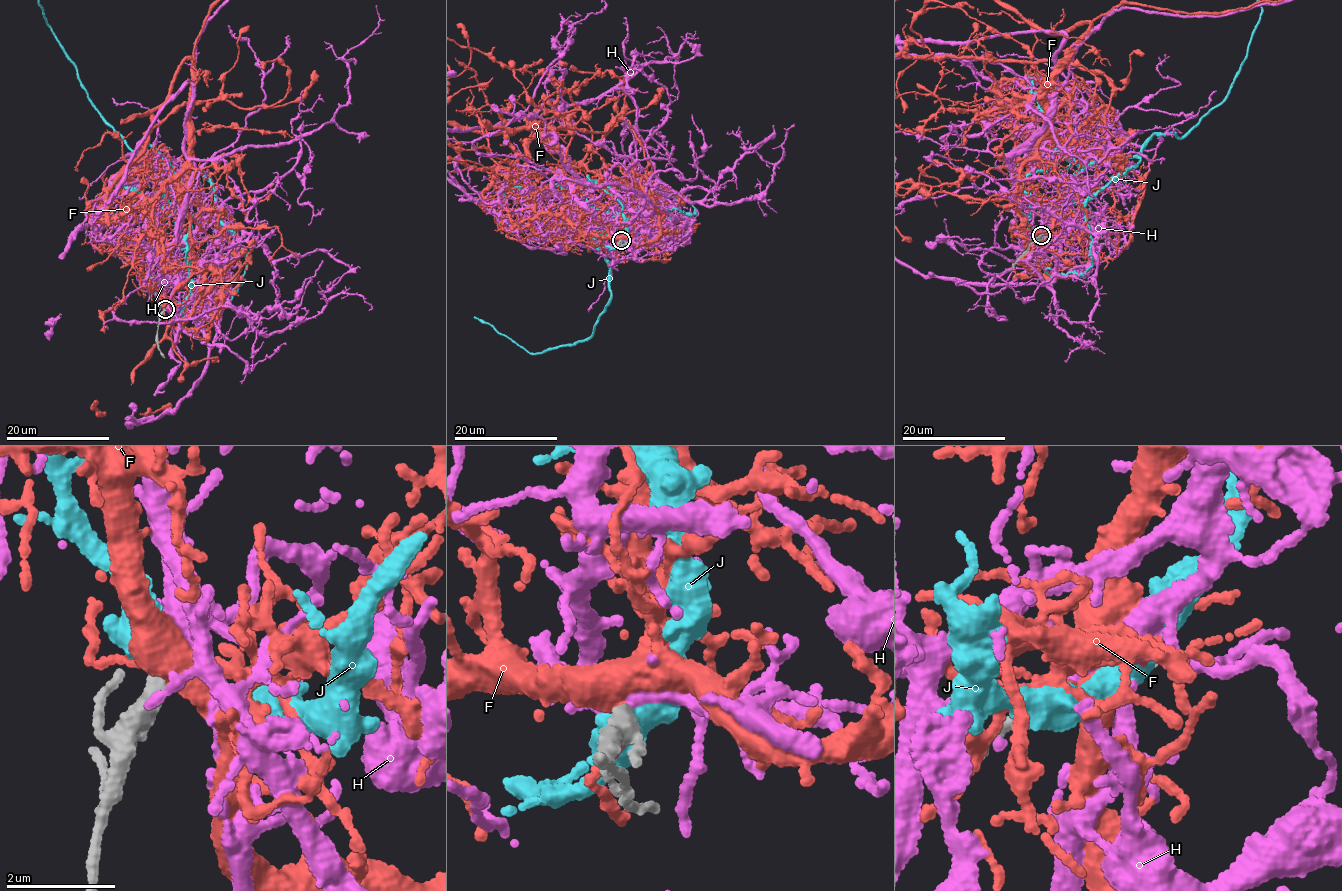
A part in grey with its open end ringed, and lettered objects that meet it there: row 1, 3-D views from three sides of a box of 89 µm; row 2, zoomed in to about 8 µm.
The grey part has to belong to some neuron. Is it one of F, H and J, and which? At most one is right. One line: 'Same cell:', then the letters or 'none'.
Same cell: H

